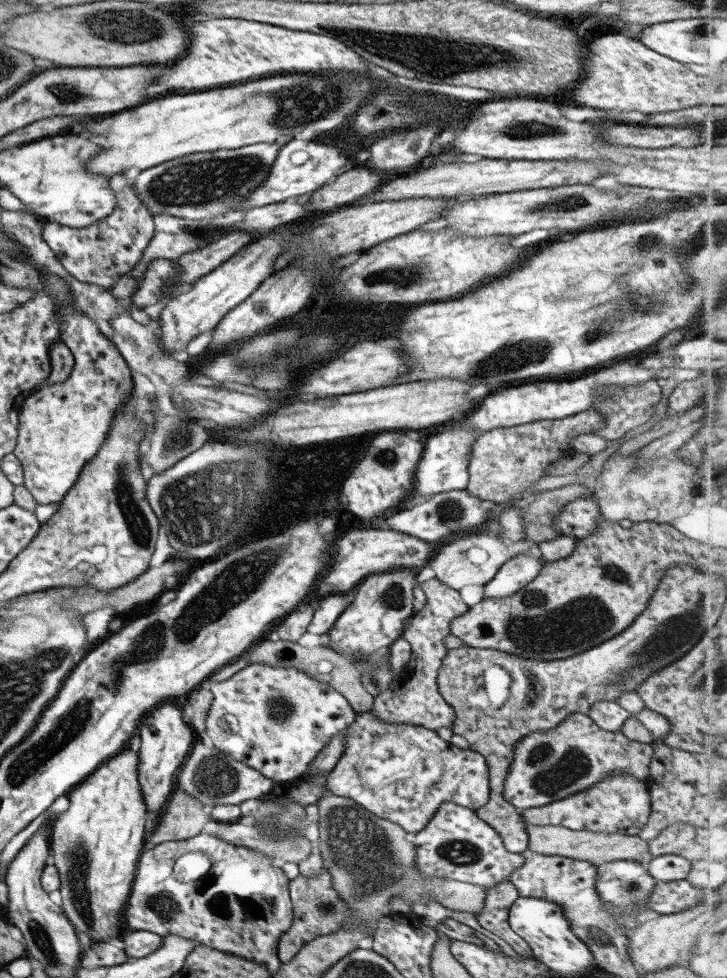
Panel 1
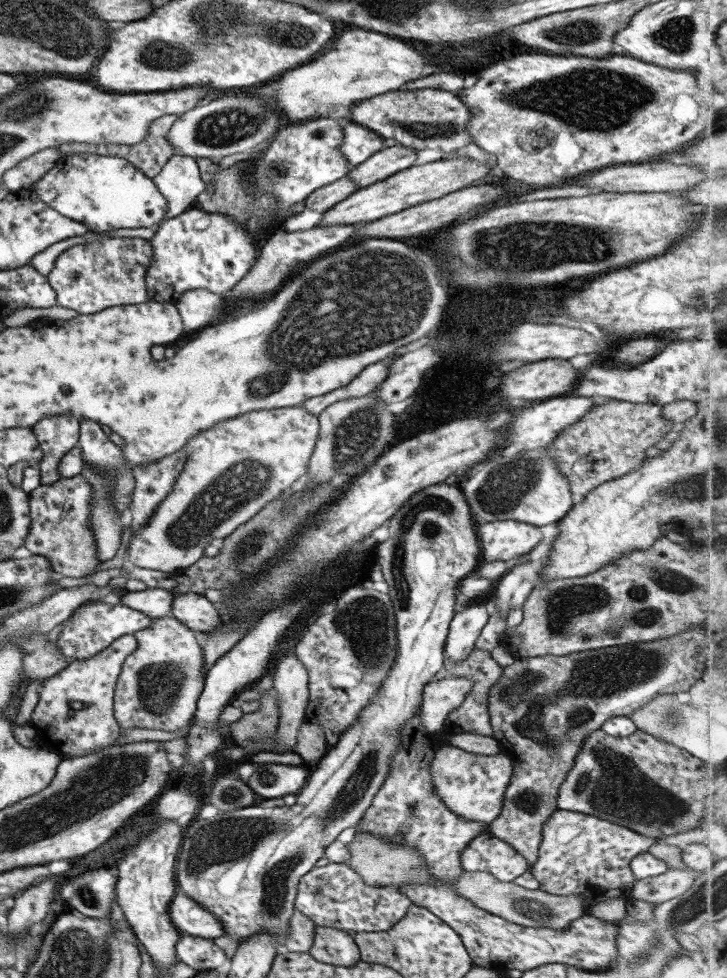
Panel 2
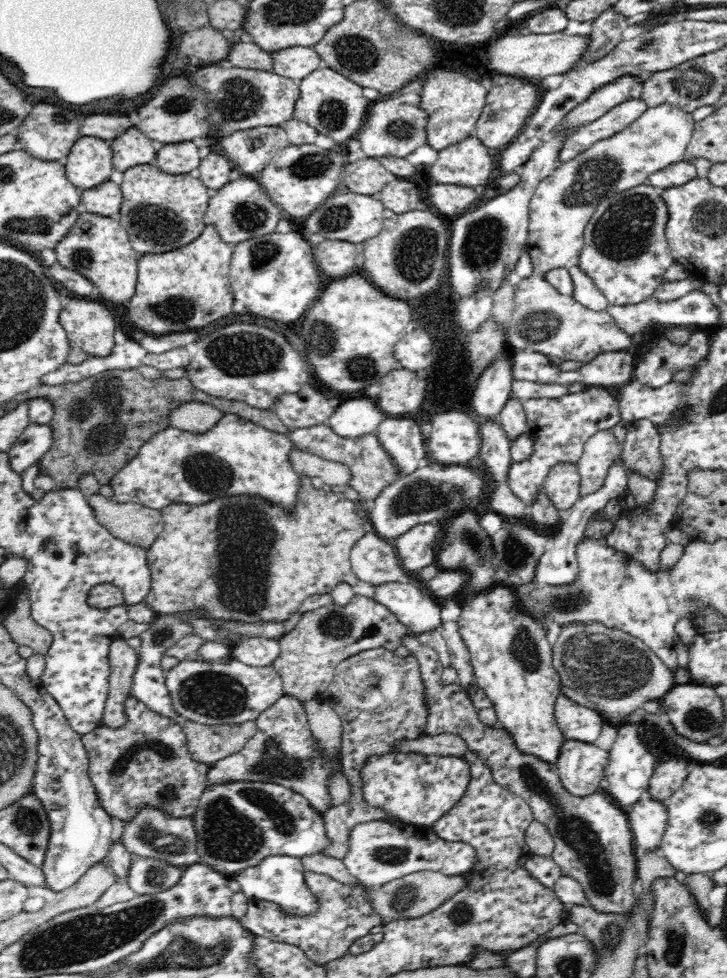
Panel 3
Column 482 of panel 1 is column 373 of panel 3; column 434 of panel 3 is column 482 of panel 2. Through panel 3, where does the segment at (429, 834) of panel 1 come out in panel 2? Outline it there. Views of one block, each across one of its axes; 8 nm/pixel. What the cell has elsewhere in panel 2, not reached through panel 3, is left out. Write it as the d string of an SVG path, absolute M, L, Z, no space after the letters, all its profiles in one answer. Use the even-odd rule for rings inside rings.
M484 830L460 850L460 865L467 872L483 871L499 882L512 882L529 870L527 861L506 842Z

